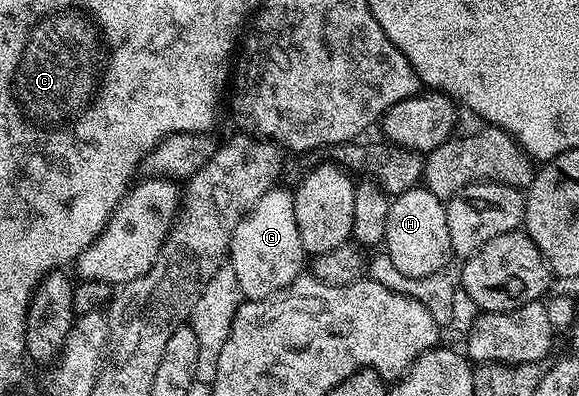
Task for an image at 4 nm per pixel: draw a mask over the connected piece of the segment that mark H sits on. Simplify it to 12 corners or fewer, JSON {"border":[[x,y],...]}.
{"border":[[425,186],[391,198],[384,248],[399,276],[451,258],[446,203]]}

